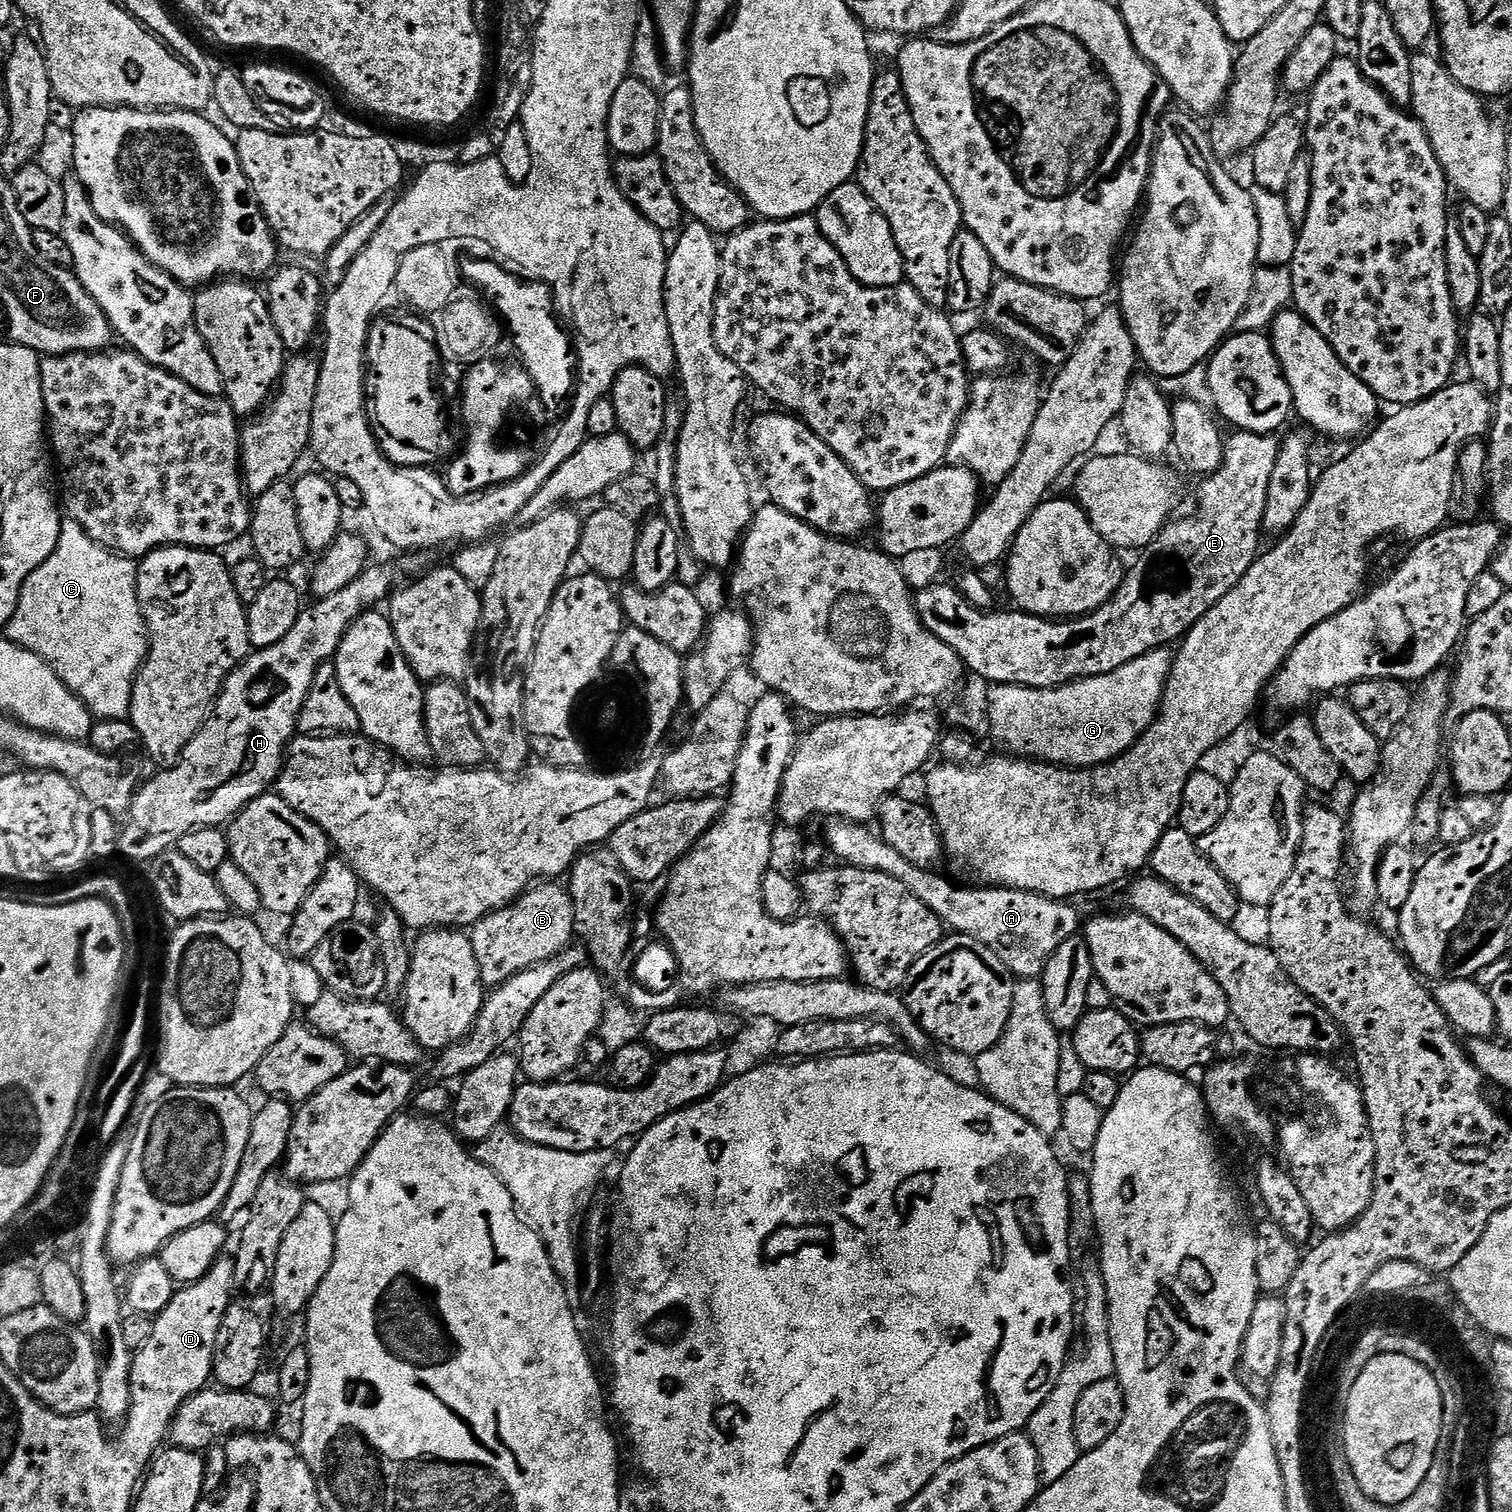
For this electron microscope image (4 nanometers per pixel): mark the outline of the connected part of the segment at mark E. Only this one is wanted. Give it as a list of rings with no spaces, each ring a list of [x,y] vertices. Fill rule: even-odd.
[[[1233,431],[1224,441],[1224,461],[1218,471],[1212,475],[1205,475],[1199,482],[1200,484],[1200,509],[1197,510],[1196,516],[1188,516],[1185,520],[1173,519],[1165,524],[1164,529],[1156,536],[1155,540],[1148,545],[1146,552],[1148,557],[1133,570],[1127,573],[1126,579],[1116,589],[1116,593],[1108,599],[1103,606],[1087,612],[1084,616],[1073,616],[1071,618],[1049,618],[1047,616],[1033,616],[1030,612],[1023,610],[1011,610],[1012,612],[1000,612],[1001,610],[985,610],[976,608],[967,598],[965,598],[959,587],[943,582],[935,582],[917,591],[914,601],[917,610],[917,616],[921,619],[926,630],[932,635],[936,635],[939,639],[954,649],[960,655],[960,660],[964,663],[965,669],[973,676],[981,676],[988,680],[990,685],[994,684],[1013,684],[1014,686],[1022,686],[1023,688],[1058,688],[1062,684],[1071,684],[1073,680],[1085,680],[1086,678],[1094,678],[1102,674],[1110,674],[1114,670],[1118,670],[1118,666],[1126,666],[1126,662],[1134,662],[1134,658],[1142,658],[1142,654],[1152,652],[1155,648],[1175,645],[1177,642],[1183,641],[1184,637],[1195,624],[1202,619],[1208,611],[1218,602],[1222,602],[1222,598],[1226,598],[1226,594],[1230,594],[1230,590],[1234,590],[1234,586],[1238,586],[1238,582],[1242,582],[1242,578],[1246,574],[1246,570],[1250,570],[1250,566],[1255,562],[1257,556],[1262,551],[1260,545],[1260,532],[1265,531],[1264,515],[1266,514],[1266,494],[1270,494],[1270,478],[1274,475],[1274,462],[1278,462],[1278,454],[1280,453],[1281,441],[1275,435],[1265,434],[1263,432],[1241,432]]]

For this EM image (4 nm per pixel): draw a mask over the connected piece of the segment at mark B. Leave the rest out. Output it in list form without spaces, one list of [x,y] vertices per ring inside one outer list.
[[[537,883],[529,887],[513,904],[499,908],[482,917],[477,924],[471,925],[474,958],[478,958],[478,970],[485,989],[497,988],[514,978],[514,974],[532,968],[535,964],[545,964],[573,943],[576,923],[572,898],[567,887],[560,885],[559,888],[558,884]]]

